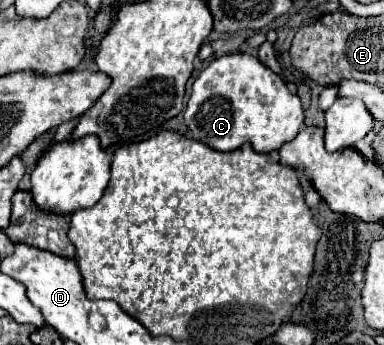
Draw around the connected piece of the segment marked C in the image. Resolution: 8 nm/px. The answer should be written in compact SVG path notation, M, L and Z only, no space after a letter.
M247 53L213 59L195 79L185 109L185 125L191 137L215 151L235 151L243 143L251 143L257 153L277 151L295 139L303 127L303 119L305 113L299 97L291 93L279 75Z

